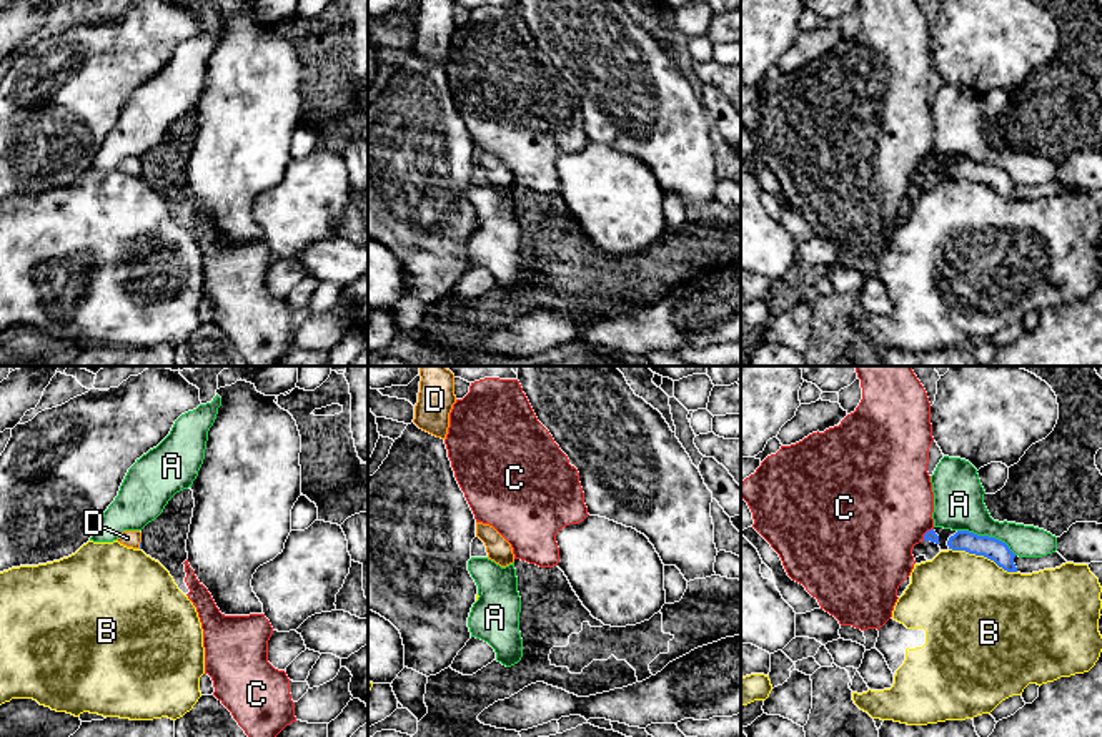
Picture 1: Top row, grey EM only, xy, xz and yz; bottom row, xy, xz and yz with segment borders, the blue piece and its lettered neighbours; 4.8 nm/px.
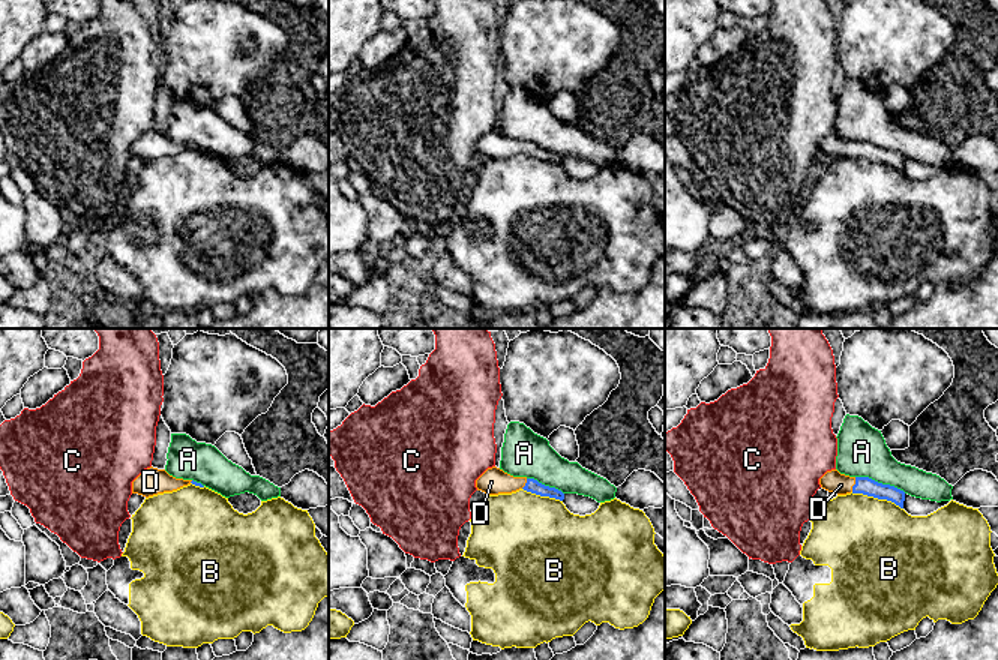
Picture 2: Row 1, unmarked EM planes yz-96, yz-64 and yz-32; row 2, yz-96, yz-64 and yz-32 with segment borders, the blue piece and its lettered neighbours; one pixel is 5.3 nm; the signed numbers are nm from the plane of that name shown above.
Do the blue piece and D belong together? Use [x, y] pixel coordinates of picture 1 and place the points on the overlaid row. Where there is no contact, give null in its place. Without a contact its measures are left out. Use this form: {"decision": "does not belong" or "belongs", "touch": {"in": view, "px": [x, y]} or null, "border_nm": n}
{"decision": "belongs", "touch": {"in": "xy", "px": [140, 544]}, "border_nm": 40}

